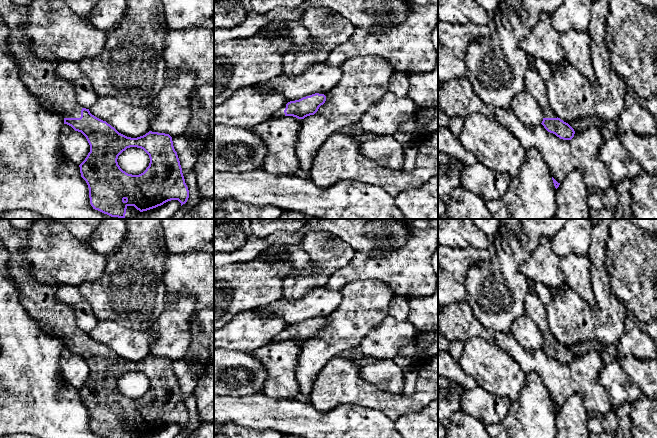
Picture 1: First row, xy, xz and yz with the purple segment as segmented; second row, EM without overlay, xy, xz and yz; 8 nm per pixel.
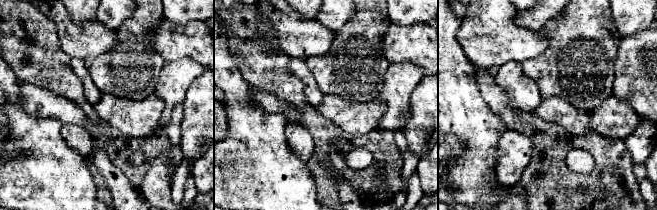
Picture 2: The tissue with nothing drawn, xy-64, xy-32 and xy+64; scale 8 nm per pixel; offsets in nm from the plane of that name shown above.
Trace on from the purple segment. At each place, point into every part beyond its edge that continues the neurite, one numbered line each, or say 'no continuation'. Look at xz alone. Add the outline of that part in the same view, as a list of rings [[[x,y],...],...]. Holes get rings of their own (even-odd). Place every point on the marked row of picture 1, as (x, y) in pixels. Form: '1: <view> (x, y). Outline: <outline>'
1: xz (279, 113). Outline: [[[284,105],[282,108],[278,109],[274,114],[273,117],[275,118],[282,118],[285,116],[284,110],[286,108],[286,105]]]

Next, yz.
1: yz (534, 84). Outline: [[[528,69],[524,77],[524,83],[525,90],[539,103],[543,111],[543,118],[557,118],[548,102],[546,84],[535,69]]]

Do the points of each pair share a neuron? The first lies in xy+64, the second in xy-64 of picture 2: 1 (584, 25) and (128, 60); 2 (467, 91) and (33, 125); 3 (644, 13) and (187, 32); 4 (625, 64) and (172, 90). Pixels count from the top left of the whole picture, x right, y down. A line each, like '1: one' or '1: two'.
1: one
2: one
3: two
4: two

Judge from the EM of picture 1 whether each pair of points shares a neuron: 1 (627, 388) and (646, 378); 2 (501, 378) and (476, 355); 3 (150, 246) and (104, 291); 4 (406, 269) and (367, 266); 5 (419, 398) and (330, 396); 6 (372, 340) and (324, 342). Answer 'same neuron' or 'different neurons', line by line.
1: different neurons
2: same neuron
3: same neuron
4: same neuron
5: same neuron
6: different neurons

